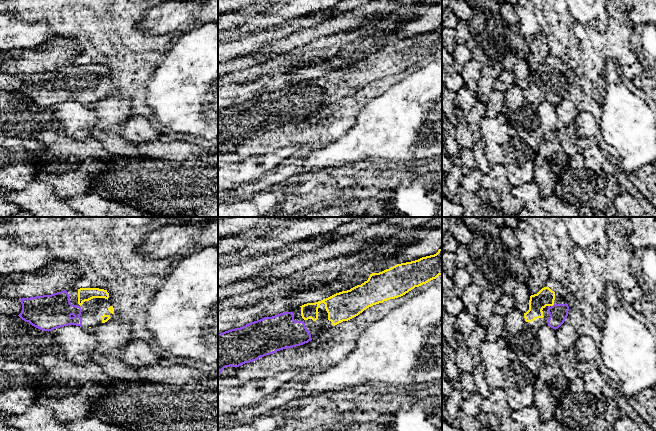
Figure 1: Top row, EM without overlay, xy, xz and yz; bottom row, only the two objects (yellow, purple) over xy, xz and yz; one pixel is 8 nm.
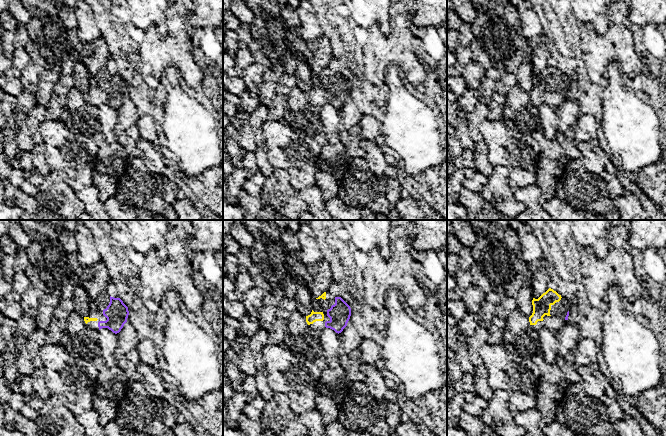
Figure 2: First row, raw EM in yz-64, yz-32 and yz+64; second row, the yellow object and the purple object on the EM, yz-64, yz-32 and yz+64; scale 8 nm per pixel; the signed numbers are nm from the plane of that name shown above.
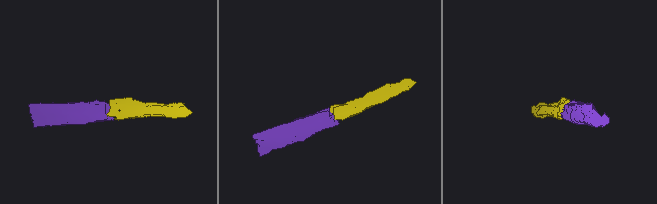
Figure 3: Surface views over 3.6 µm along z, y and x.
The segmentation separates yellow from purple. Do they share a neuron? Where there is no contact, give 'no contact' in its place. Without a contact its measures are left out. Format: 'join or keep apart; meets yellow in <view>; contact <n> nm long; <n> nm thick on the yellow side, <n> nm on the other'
join; meets yellow in yz; contact 40 nm long; 140 nm thick on the yellow side, 150 nm on the other

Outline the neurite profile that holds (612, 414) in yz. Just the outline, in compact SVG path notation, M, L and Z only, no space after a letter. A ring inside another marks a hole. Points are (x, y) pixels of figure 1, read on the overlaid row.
M598 395L597 398L602 400L605 405L606 411L604 417L606 421L613 425L620 418L622 413L617 403L613 399L607 398L604 395Z

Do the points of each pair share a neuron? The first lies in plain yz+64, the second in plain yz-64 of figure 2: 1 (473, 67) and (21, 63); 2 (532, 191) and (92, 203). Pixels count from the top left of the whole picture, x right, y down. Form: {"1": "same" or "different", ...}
{"1": "different", "2": "same"}

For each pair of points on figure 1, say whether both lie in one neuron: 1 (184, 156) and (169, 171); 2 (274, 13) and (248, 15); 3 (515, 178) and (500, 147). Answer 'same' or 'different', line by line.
1: different
2: same
3: same

